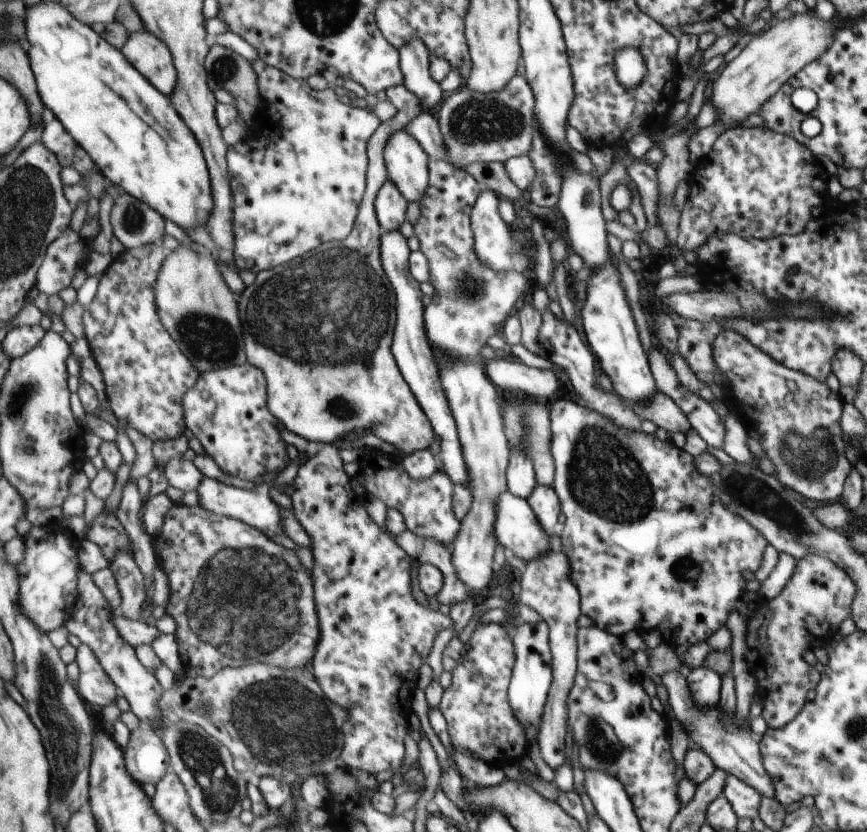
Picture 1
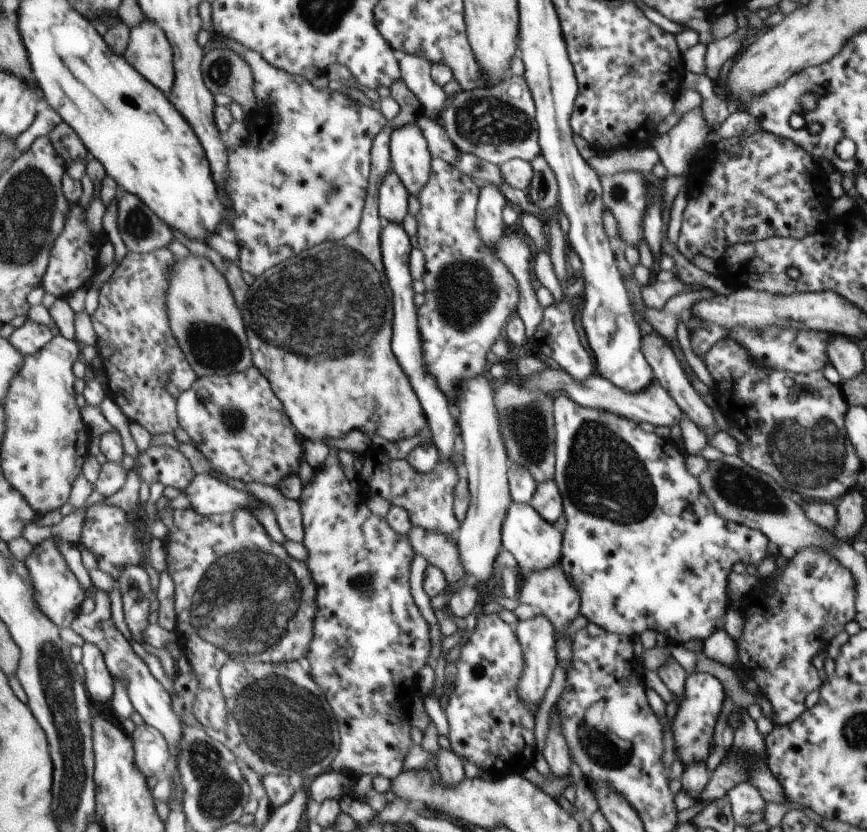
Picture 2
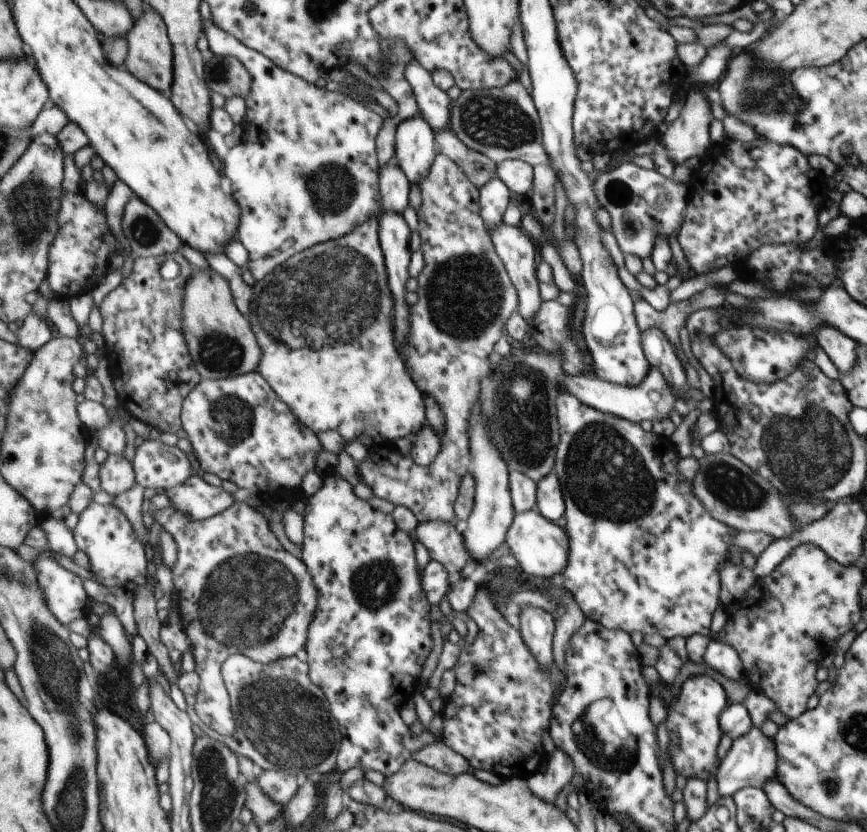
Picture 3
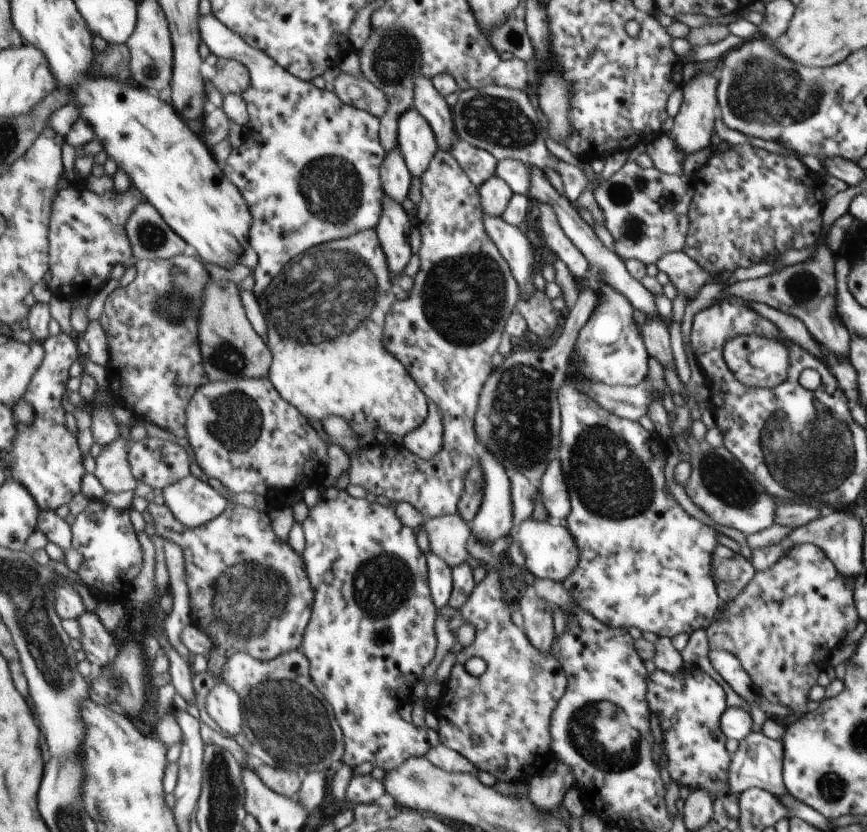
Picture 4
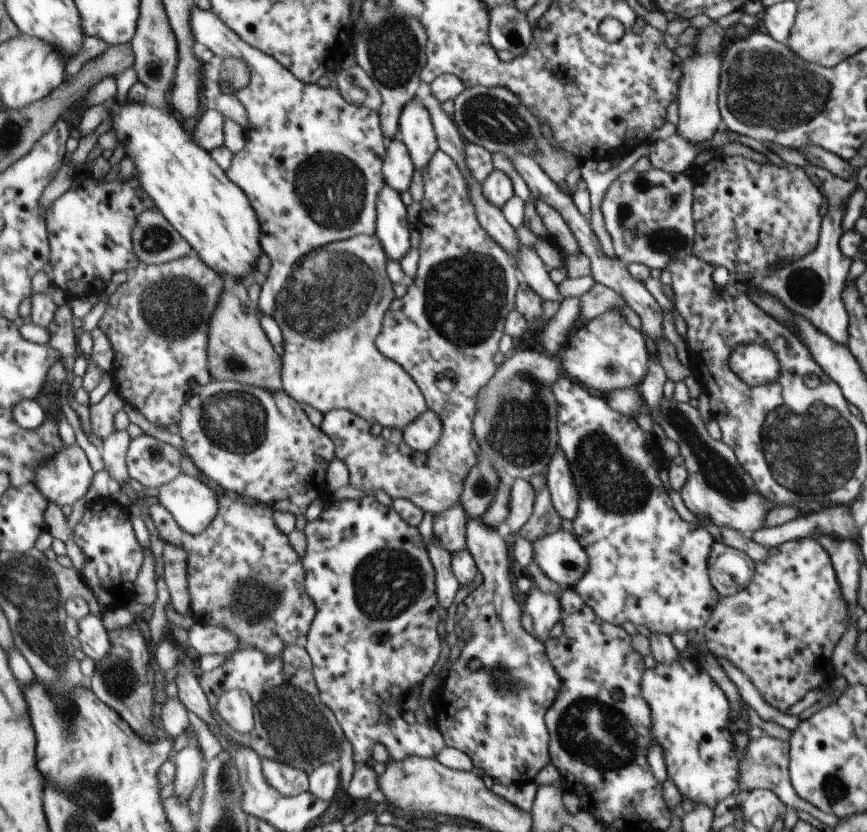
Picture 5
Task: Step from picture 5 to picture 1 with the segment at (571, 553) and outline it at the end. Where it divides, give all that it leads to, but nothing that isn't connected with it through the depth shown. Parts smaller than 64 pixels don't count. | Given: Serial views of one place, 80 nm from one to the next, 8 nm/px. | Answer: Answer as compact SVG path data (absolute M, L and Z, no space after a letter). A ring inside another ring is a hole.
M510 492L498 495L496 501L496 520L494 521L494 536L505 548L508 554L521 558L523 562L535 560L547 553L550 548L550 536L542 531L541 525L536 521L533 511L525 499L513 496Z

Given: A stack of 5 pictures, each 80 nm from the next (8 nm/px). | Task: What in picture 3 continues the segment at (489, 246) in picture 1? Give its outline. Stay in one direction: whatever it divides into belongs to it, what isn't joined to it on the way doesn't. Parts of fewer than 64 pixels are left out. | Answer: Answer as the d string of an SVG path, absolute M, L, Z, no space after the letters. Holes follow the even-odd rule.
M497 176L480 186L480 216L487 230L502 222L510 196L509 189Z

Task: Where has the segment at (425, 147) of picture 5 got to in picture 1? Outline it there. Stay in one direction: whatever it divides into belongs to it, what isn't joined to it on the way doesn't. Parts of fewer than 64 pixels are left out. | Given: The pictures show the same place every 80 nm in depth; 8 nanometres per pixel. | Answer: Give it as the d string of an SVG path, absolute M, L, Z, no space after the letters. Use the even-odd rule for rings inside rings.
M405 129L391 135L385 149L389 181L393 181L409 202L420 202L428 191L430 183L430 156L424 146Z

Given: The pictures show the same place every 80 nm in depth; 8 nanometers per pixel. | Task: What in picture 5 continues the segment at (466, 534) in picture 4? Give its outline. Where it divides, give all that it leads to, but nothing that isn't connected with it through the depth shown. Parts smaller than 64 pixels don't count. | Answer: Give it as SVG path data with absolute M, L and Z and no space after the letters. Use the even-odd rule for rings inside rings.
M458 502L455 506L434 515L433 534L452 554L466 548L465 523L467 514Z

